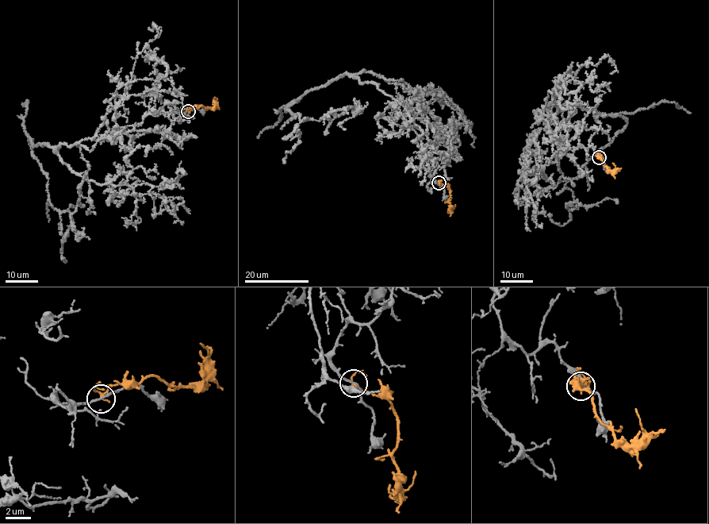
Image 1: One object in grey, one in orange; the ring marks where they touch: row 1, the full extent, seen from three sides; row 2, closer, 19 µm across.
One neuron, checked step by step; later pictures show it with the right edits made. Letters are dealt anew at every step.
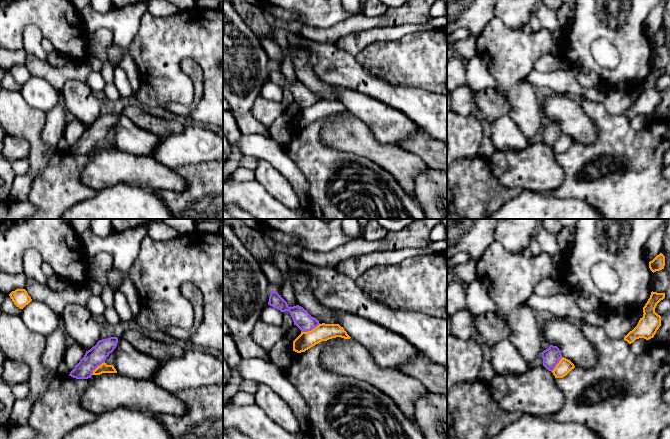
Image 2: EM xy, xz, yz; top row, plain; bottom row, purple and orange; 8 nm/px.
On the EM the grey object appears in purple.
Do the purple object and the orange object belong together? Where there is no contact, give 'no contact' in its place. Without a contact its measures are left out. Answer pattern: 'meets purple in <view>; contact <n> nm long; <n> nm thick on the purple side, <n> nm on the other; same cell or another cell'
meets purple in xz; contact 170 nm long; 150 nm thick on the purple side, 140 nm on the other; another cell

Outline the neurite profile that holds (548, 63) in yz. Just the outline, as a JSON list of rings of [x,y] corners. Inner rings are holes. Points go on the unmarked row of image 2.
[[[546,54],[537,60],[534,69],[539,73],[551,73],[559,68],[559,62],[553,54]]]

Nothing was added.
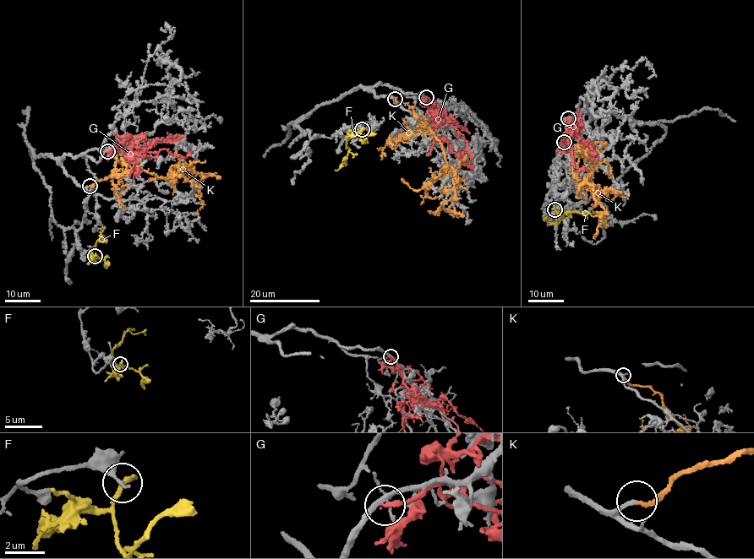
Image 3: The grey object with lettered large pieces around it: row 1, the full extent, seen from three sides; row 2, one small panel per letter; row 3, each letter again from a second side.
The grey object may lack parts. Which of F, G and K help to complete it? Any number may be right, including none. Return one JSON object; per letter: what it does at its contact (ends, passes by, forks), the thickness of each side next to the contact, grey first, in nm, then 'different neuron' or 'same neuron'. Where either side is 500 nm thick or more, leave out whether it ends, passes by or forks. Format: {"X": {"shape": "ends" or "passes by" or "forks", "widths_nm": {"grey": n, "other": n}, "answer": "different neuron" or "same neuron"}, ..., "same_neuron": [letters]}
{"F": {"shape": "ends", "widths_nm": {"grey": 200, "other": 300}, "answer": "different neuron"}, "G": {"shape": "ends", "widths_nm": {"grey": 260, "other": 190}, "answer": "different neuron"}, "K": {"shape": "ends", "widths_nm": {"grey": 190, "other": 180}, "answer": "same neuron"}, "same_neuron": ["K"]}

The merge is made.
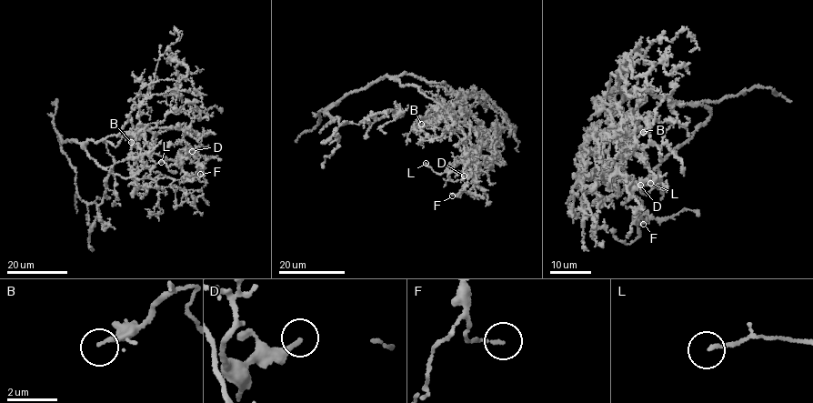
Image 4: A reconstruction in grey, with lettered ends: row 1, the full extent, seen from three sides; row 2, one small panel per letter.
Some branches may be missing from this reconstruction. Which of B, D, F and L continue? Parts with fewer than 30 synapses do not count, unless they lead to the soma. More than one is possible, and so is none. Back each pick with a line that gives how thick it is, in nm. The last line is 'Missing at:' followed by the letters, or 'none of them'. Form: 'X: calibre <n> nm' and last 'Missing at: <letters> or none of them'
Missing at: none of them

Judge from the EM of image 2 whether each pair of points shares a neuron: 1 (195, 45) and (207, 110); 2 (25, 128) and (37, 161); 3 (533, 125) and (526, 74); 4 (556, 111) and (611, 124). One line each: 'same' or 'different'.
1: same
2: same
3: same
4: different

